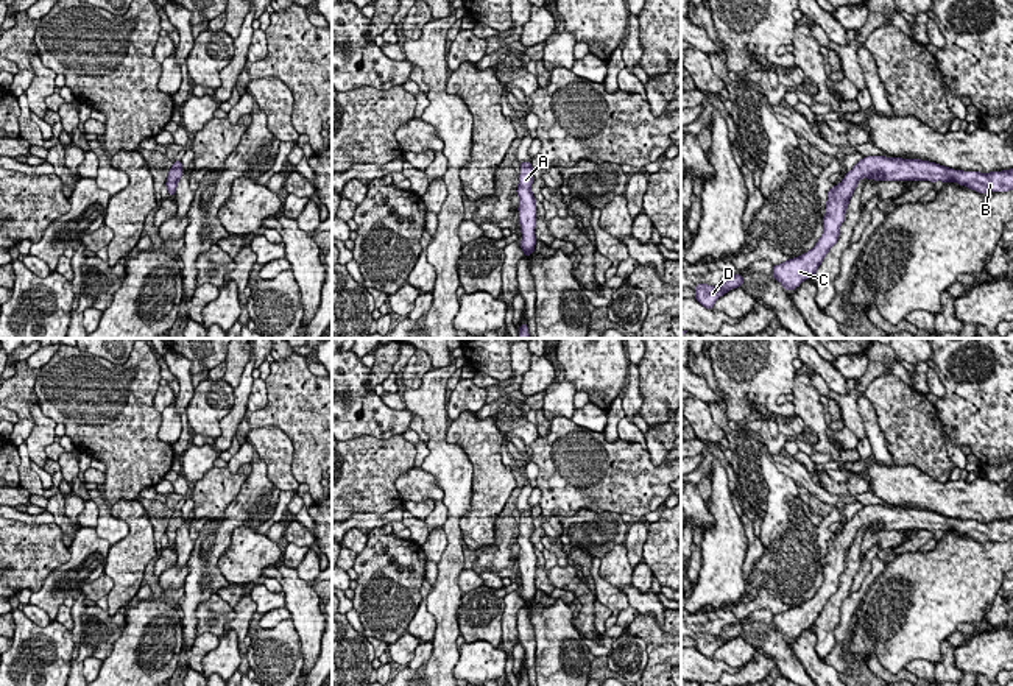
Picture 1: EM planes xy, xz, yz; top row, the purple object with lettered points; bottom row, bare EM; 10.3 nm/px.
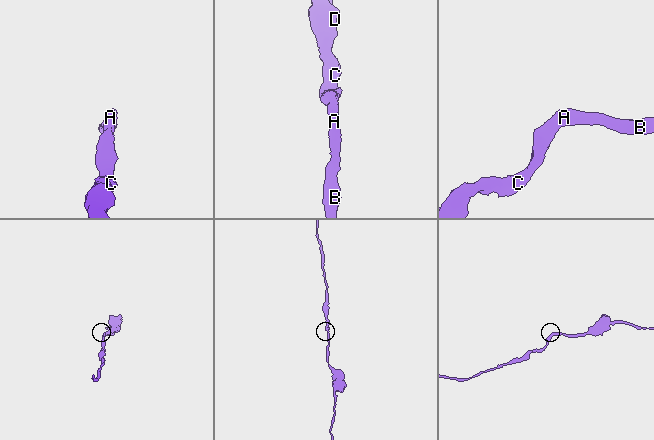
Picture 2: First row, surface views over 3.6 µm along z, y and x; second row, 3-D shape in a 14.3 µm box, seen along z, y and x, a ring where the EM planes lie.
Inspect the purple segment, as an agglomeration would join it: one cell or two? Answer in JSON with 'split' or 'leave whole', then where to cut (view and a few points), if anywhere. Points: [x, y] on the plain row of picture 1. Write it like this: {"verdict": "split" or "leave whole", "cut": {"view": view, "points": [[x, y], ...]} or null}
{"verdict": "leave whole", "cut": null}

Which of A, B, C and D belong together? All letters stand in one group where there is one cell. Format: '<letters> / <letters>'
A B C D

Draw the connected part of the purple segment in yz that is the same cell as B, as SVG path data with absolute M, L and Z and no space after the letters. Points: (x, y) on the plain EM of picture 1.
M867 505L860 508L843 530L828 541L826 564L823 566L823 585L817 594L781 614L773 614L773 627L782 633L785 641L815 624L828 600L837 592L840 574L857 532L862 527L876 530L943 530L966 535L979 543L1008 541L1013 538L1013 518L1004 521L979 522L952 519L935 511L910 510L901 507Z

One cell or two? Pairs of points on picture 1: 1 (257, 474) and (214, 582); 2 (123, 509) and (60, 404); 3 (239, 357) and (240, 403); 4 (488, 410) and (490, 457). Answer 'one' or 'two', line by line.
1: one
2: two
3: two
4: two

